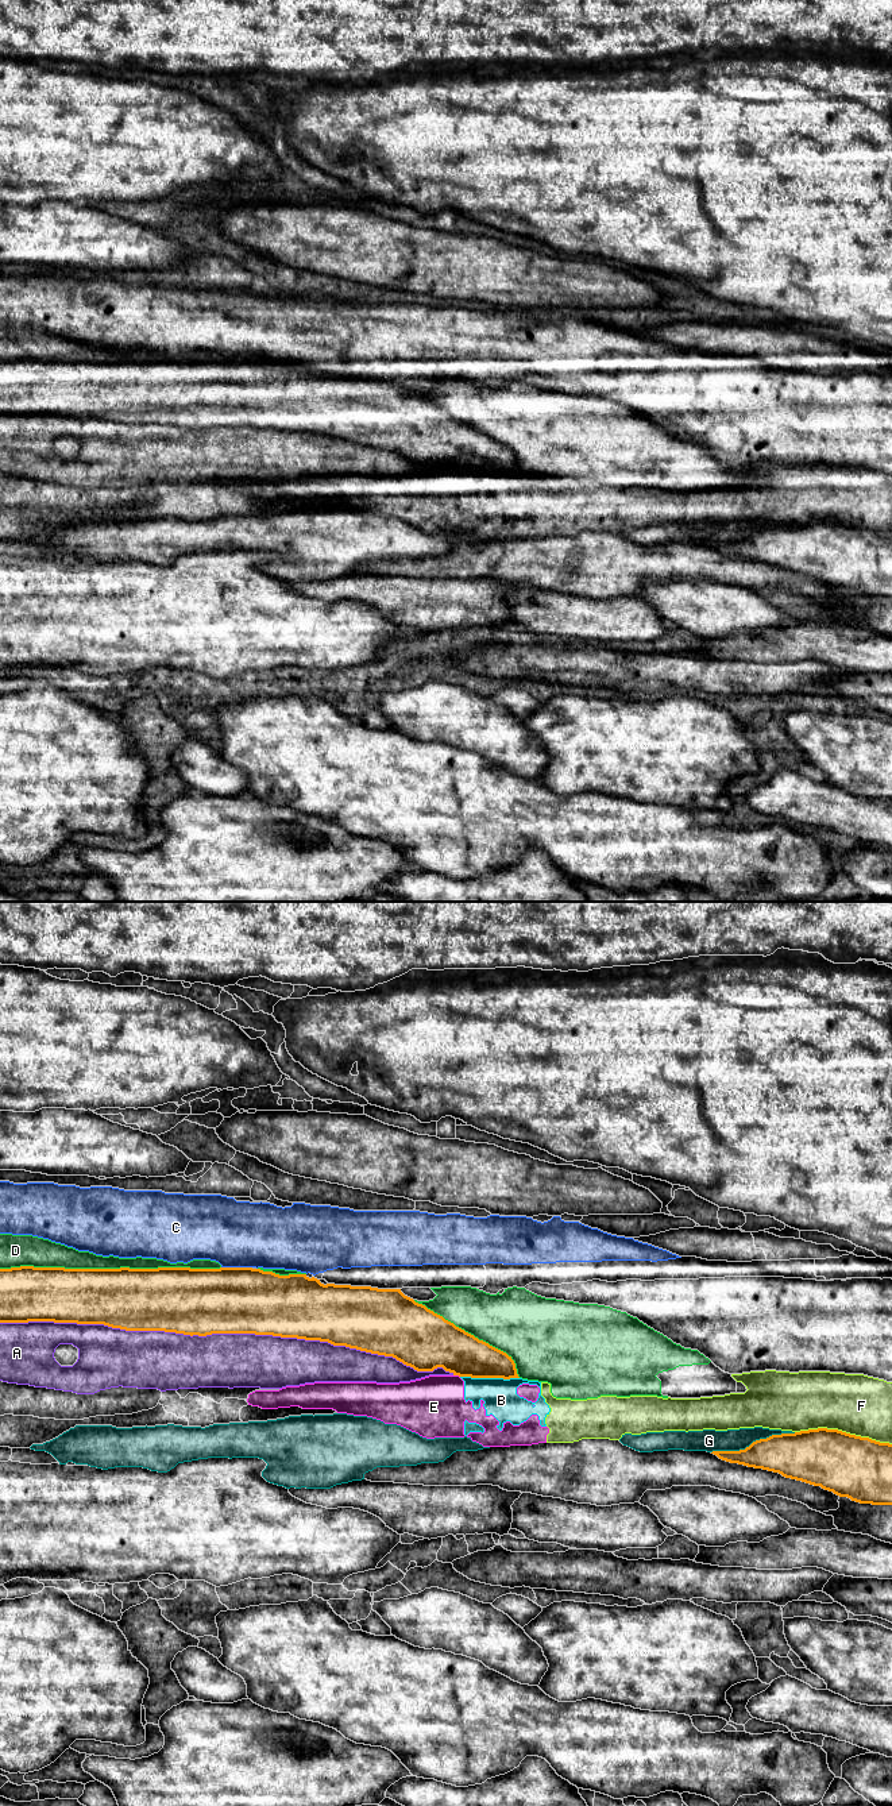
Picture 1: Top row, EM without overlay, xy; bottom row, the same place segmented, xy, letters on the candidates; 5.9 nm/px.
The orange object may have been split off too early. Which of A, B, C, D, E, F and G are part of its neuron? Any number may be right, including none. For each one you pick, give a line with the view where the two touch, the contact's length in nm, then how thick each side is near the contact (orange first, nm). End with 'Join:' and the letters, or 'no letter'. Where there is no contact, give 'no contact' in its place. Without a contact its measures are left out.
Join: no letter

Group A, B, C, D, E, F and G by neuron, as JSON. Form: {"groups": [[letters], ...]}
{"groups": [["A"], ["B", "E", "F"], ["C"], ["D"], ["G"]]}

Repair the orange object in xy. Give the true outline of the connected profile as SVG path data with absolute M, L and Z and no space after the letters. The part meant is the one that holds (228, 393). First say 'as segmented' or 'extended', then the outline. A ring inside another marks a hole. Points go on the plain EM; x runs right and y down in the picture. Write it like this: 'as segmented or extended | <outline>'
as segmented | M20 359L0 362L0 416L54 414L104 417L126 424L165 424L206 429L255 427L328 435L393 449L417 464L443 460L459 470L520 471L506 445L479 433L443 409L405 389L401 382L321 377L306 367L279 368L252 360L65 362Z

